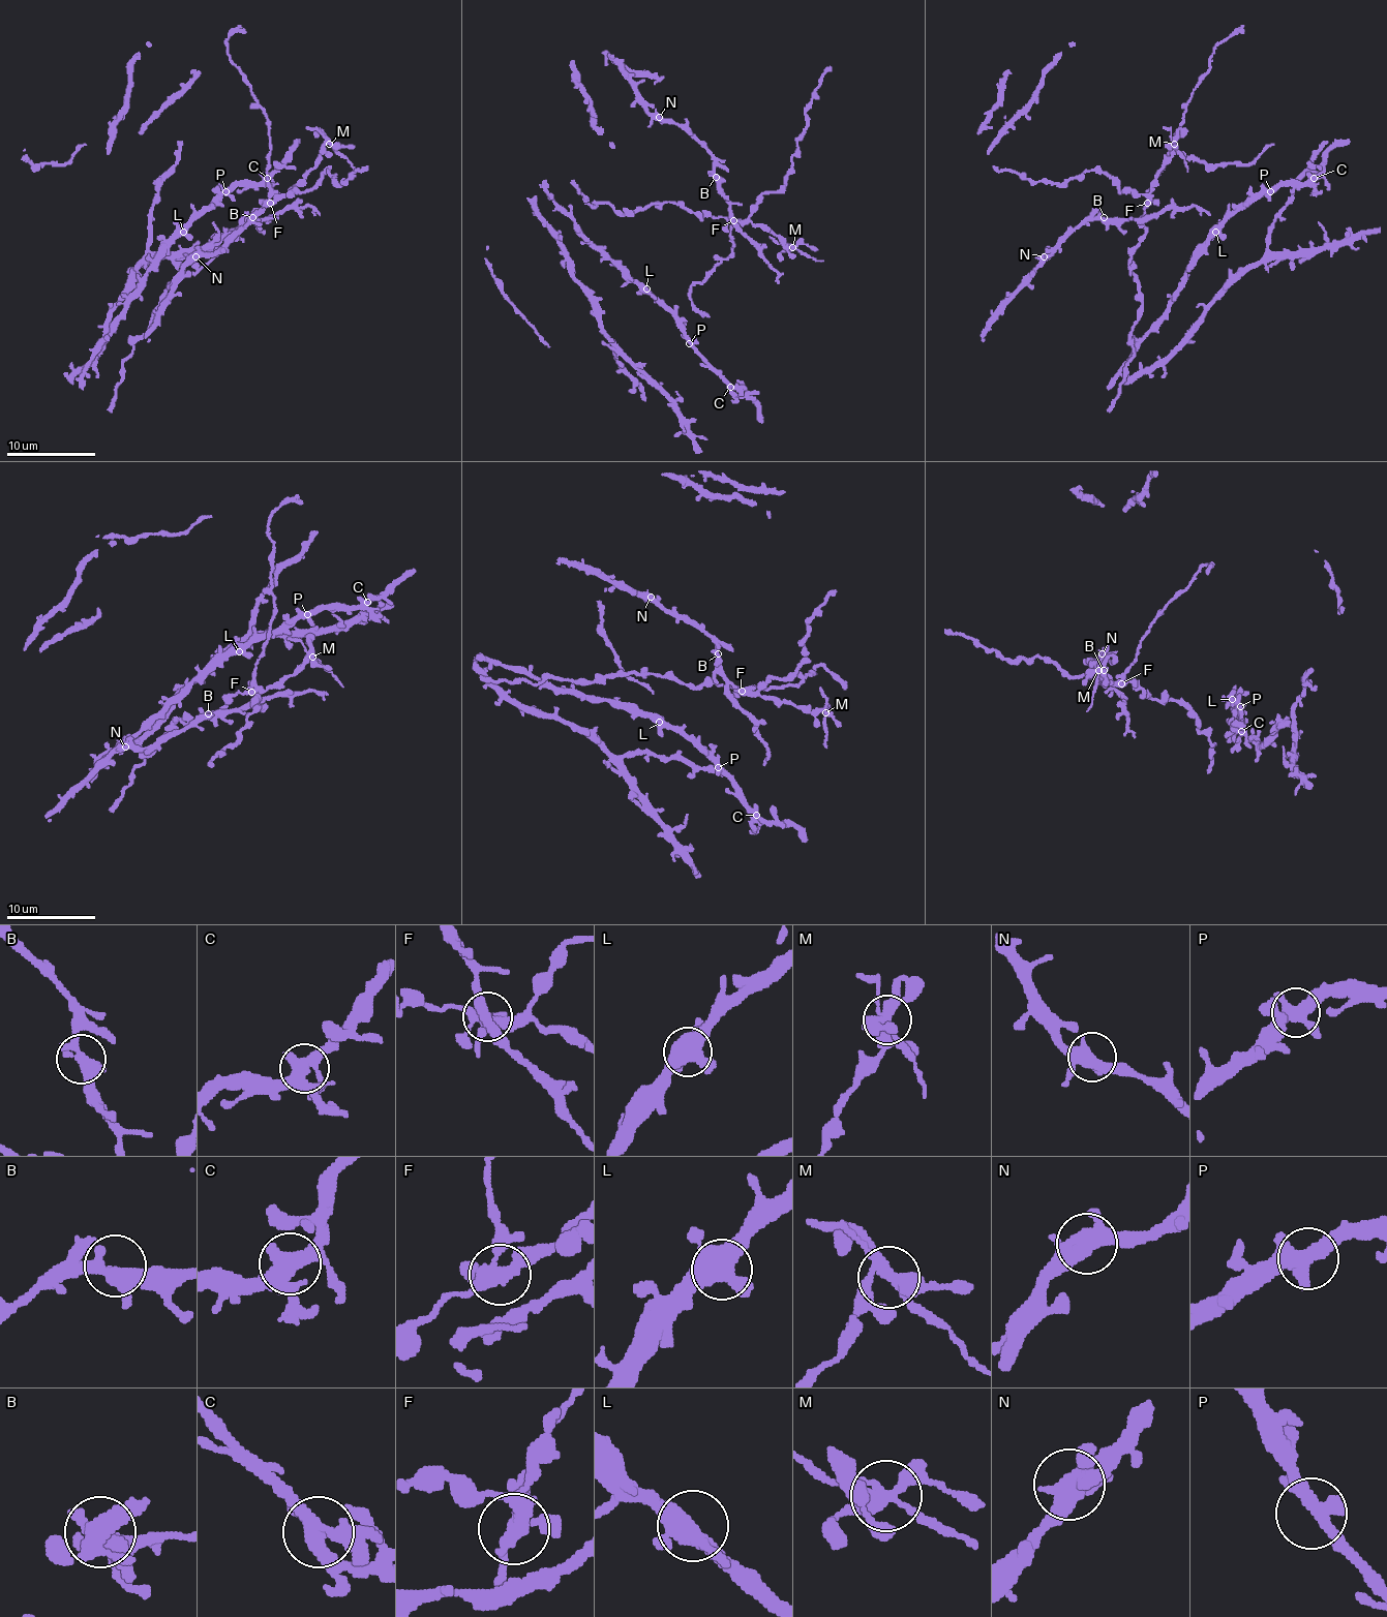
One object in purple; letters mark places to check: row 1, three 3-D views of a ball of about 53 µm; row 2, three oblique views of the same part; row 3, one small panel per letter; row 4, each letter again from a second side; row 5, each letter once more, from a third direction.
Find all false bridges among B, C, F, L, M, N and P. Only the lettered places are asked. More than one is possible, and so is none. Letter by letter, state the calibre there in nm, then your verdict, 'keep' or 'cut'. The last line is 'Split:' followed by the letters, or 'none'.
B: calibre 360 nm; keep
C: calibre 400 nm; keep
F: calibre 360 nm; cut
L: calibre 500 nm; keep
M: calibre 320 nm; cut
N: calibre 440 nm; keep
P: calibre 360 nm; keep
Split: F, M

